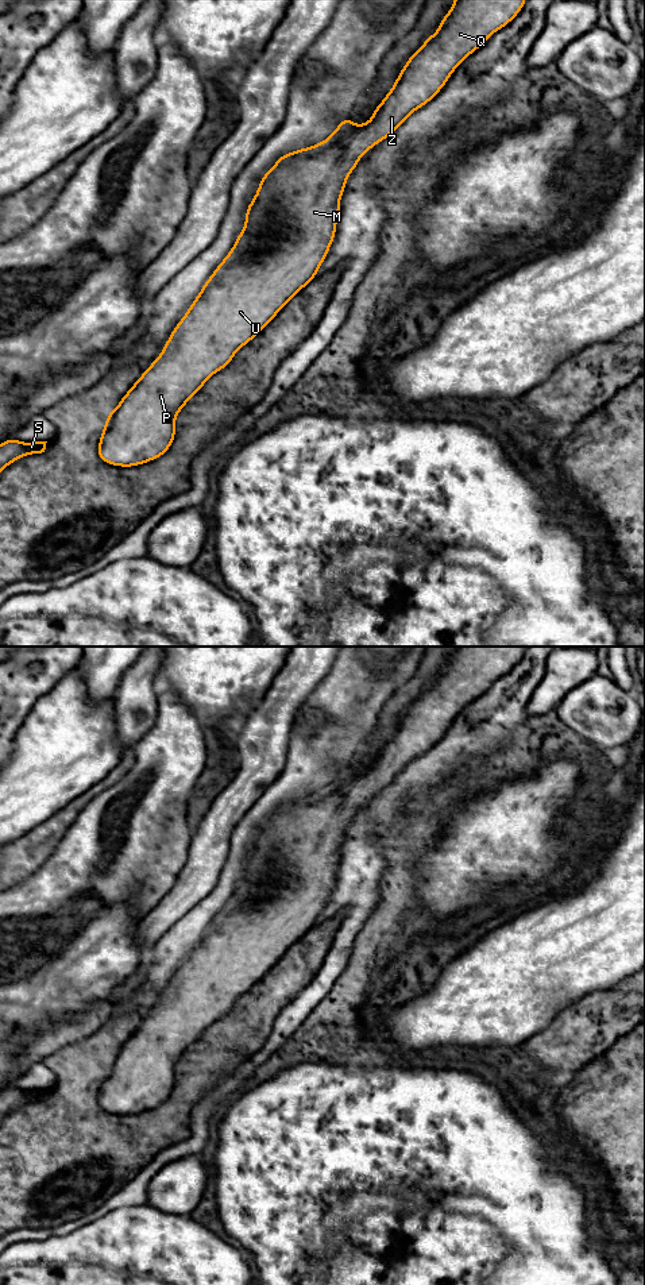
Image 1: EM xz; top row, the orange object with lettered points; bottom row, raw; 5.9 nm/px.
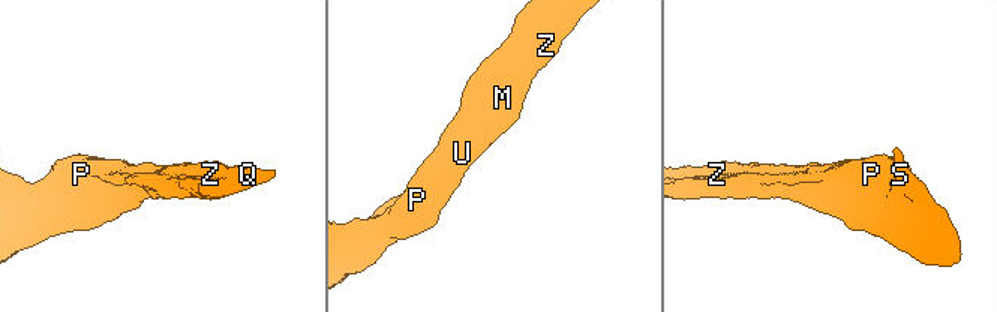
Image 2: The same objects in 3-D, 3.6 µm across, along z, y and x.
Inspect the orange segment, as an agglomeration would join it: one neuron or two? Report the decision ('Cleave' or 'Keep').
Keep

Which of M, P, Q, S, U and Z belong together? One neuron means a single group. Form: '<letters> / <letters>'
M P Q S U Z

